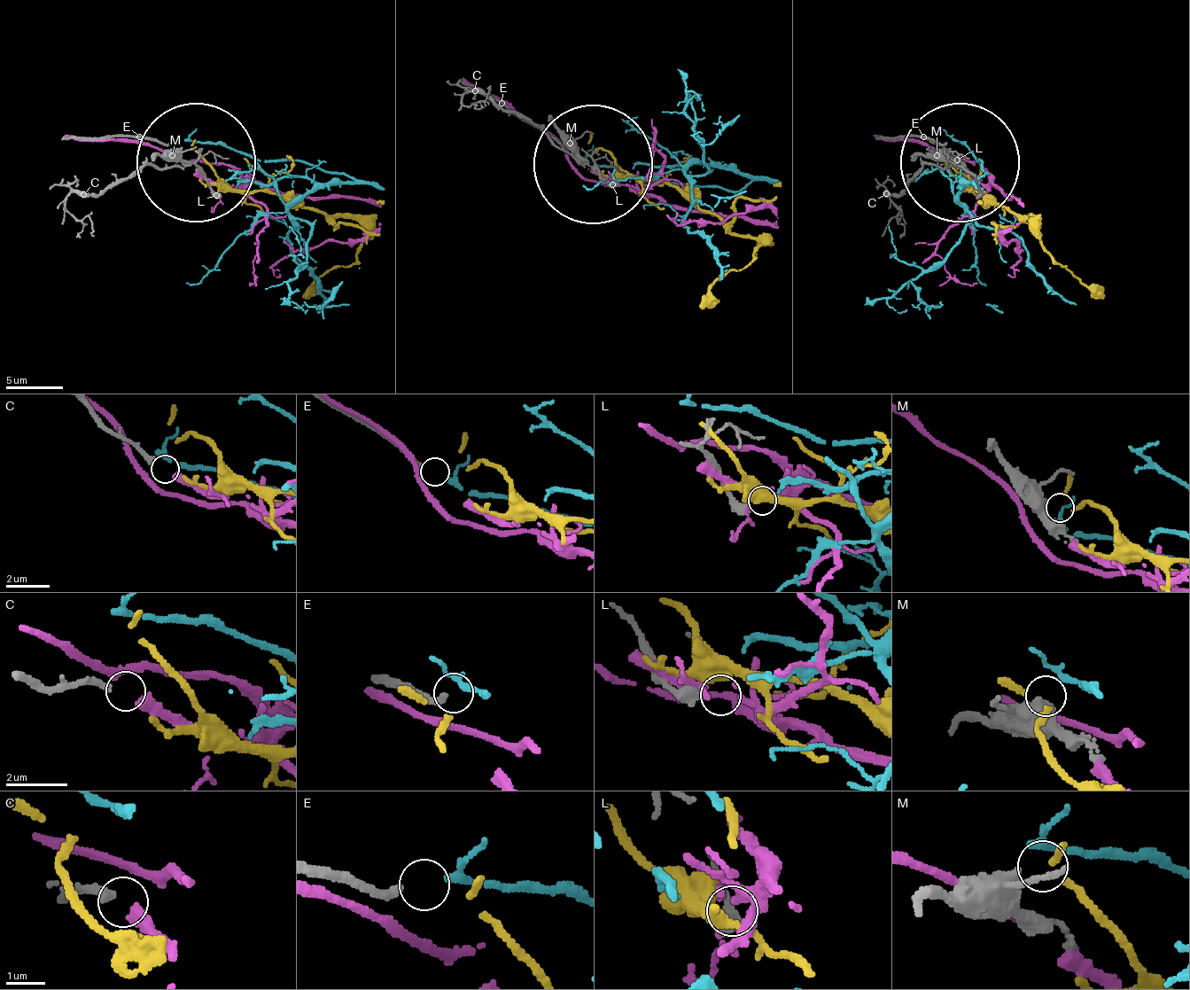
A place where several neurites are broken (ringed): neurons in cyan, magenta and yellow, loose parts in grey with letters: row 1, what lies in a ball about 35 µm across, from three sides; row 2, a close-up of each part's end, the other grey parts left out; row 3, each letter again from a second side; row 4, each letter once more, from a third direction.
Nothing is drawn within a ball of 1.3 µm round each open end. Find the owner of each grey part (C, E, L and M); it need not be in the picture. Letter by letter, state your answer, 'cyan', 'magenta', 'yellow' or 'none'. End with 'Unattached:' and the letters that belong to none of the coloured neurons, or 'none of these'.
C: magenta
E: cyan
L: none
M: yellow
Unattached: L

